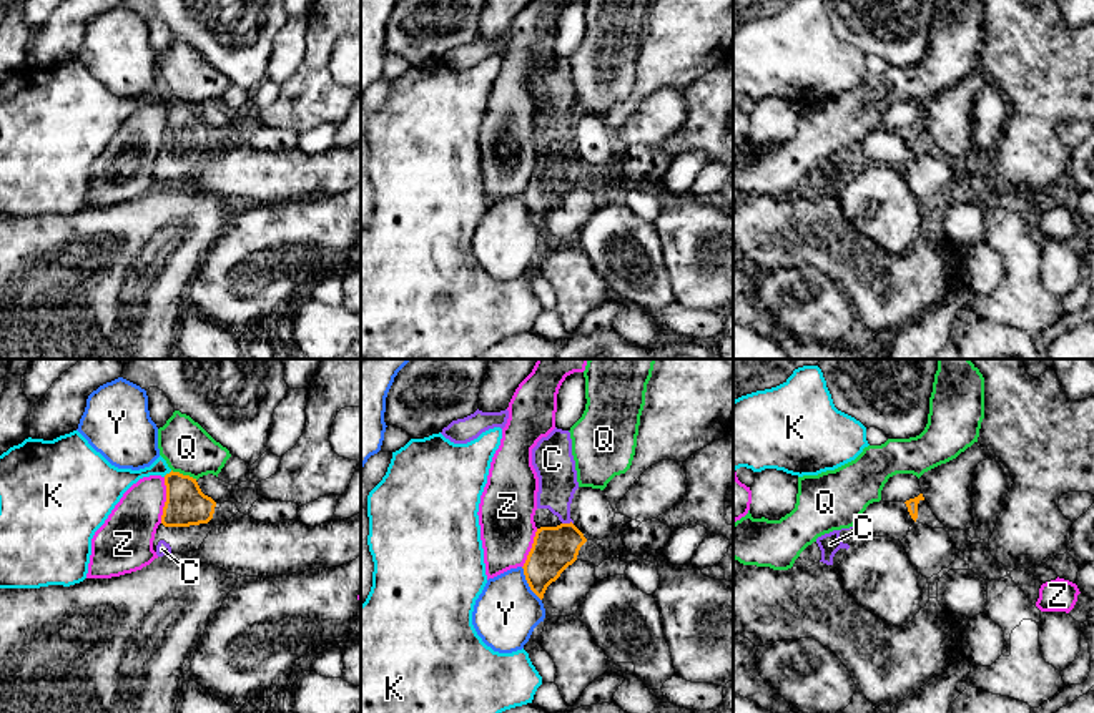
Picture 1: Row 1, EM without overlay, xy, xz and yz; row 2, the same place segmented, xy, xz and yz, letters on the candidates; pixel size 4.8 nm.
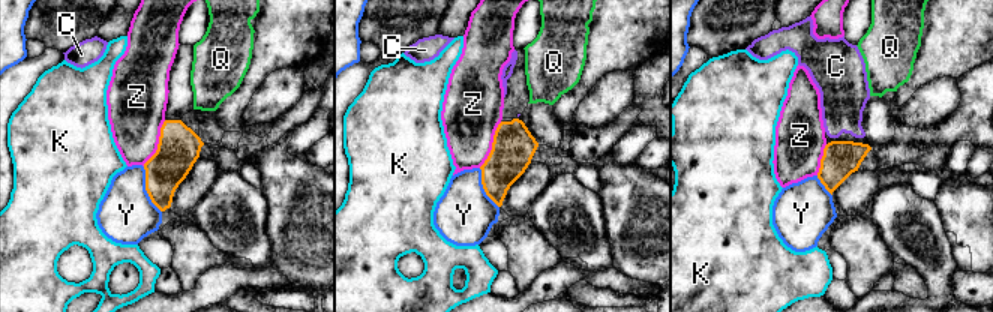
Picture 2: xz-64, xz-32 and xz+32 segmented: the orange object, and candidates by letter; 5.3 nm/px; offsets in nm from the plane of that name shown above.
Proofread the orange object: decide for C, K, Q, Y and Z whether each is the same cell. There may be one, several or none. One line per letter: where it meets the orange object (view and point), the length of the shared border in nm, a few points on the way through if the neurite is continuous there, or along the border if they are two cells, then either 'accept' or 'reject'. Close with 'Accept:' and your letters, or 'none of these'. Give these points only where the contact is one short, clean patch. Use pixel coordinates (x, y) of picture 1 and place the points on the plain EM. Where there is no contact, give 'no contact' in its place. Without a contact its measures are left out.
C: contact xz (567, 152); length 60 nm; way xz (554, 177), (567, 163), (567, 152), (557, 128), (557, 105); accept
K: contact xy (167, 102); length 50 nm; reject
Q: contact xy (185, 103); length 140 nm; reject
Y: contact xz (527, 210); length 190 nm; reject
Z: contact xy (167, 128); length 220 nm; border xy (165, 105), (165, 133), (160, 150); reject
Accept: C

